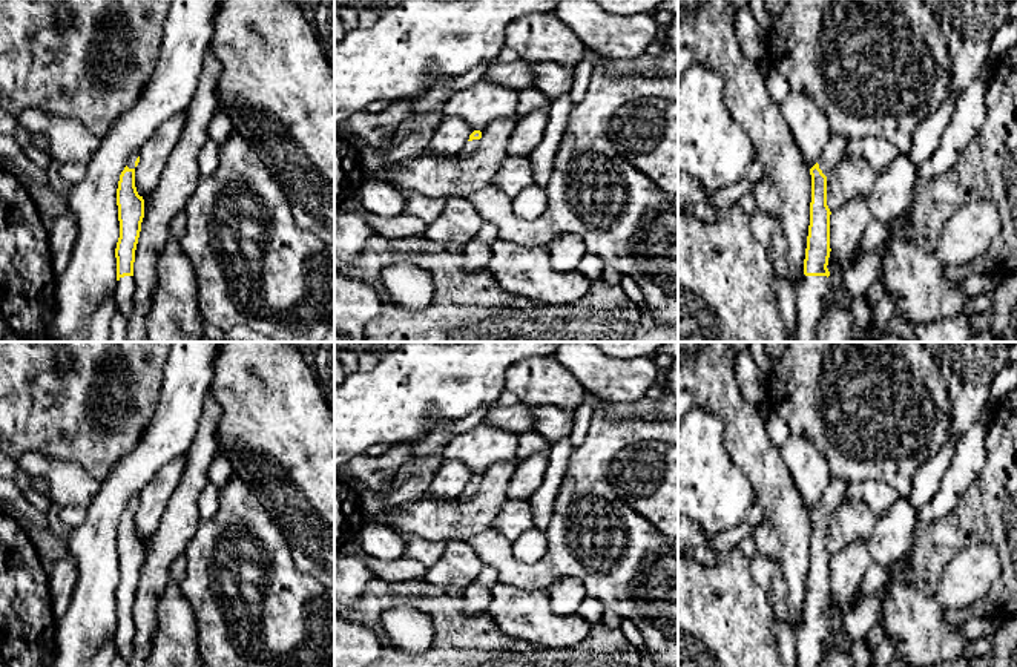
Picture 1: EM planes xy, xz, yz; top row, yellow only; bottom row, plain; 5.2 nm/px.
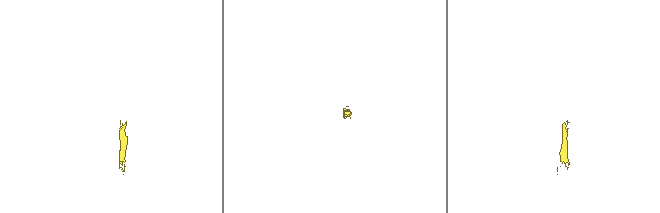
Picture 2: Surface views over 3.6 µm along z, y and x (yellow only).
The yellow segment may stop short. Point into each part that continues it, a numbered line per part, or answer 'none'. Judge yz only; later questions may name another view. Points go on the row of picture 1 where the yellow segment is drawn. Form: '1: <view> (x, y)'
1: yz (835, 147)
2: yz (810, 293)

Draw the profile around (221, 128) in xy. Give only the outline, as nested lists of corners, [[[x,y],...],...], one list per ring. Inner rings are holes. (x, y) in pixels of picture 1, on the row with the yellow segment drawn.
[[[218,107],[209,129],[207,129],[207,136],[209,140],[222,144],[225,143],[232,133],[233,133],[233,123],[227,112],[221,107]]]

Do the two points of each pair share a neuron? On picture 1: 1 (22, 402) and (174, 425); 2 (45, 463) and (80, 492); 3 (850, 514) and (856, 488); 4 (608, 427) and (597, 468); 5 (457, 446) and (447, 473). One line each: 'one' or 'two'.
1: two
2: one
3: two
4: one
5: two

